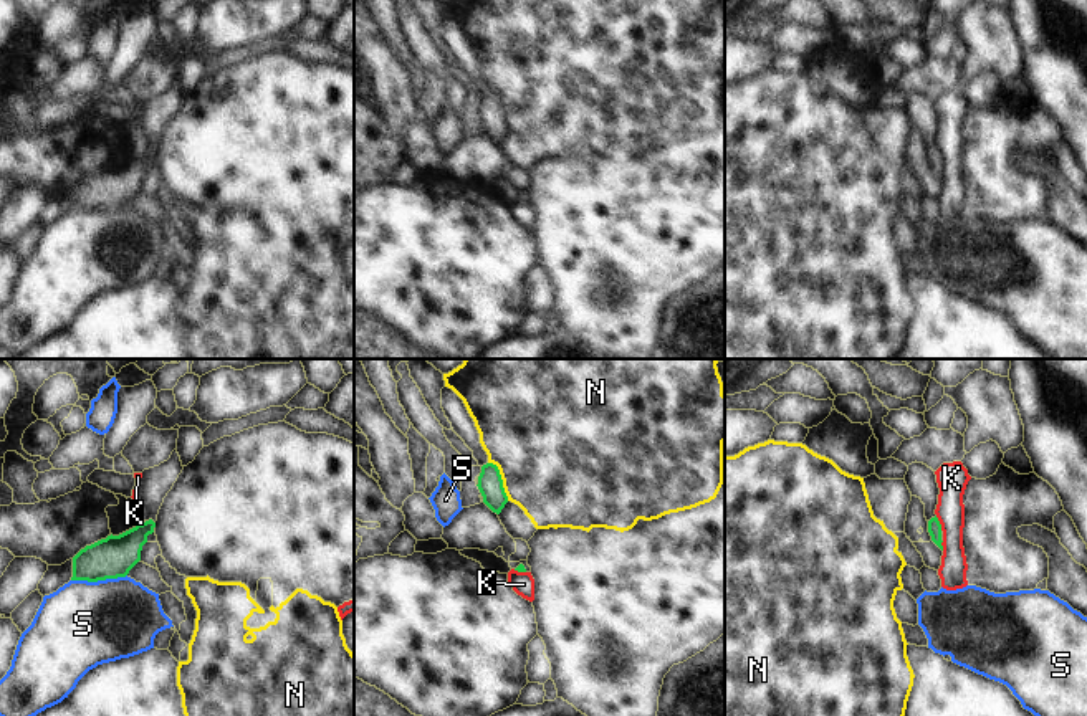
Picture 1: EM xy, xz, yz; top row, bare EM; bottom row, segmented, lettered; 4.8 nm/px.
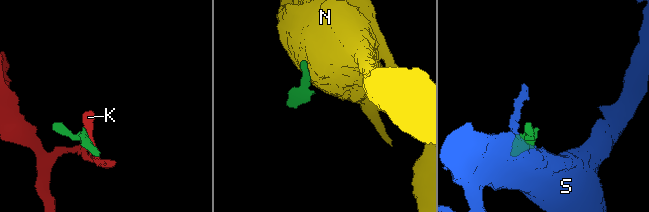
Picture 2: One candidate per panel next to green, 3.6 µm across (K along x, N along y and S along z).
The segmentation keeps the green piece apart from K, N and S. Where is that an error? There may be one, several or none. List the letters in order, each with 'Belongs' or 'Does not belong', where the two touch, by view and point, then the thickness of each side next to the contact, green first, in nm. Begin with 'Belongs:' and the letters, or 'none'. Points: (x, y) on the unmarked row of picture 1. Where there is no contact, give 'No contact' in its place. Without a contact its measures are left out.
Belongs: none
K: Does not belong. Touches green at yz (938, 152). Thickness 60 nm (green) against 150 nm
N: Does not belong. Touches green at xz (502, 109). Thickness 120 nm (green) against 500 nm
S: Does not belong. Touches green at xy (98, 209). Thickness 200 nm (green) against 420 nm.

